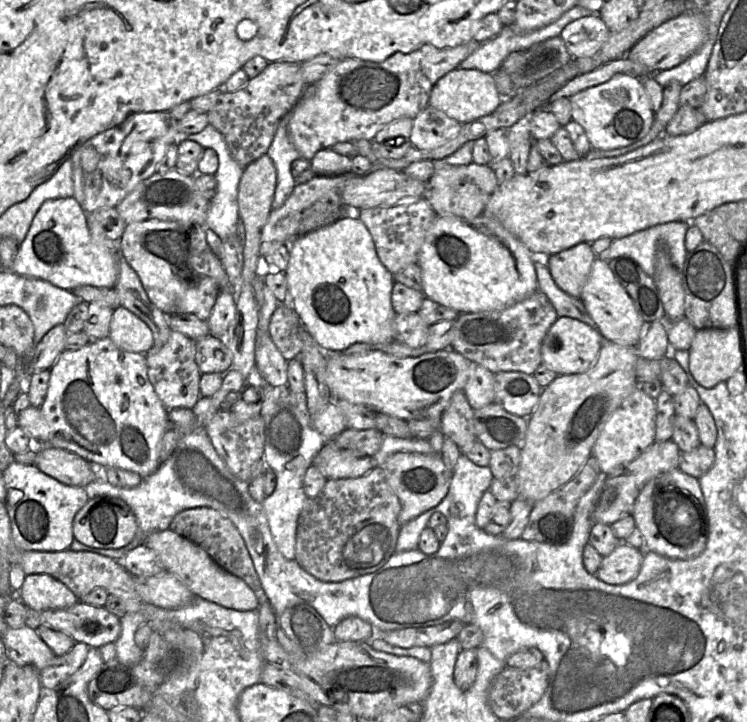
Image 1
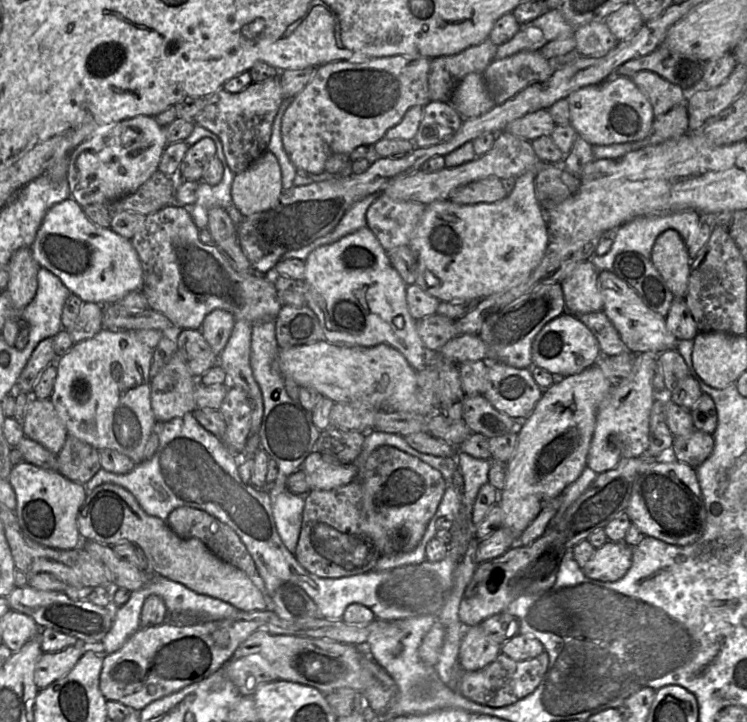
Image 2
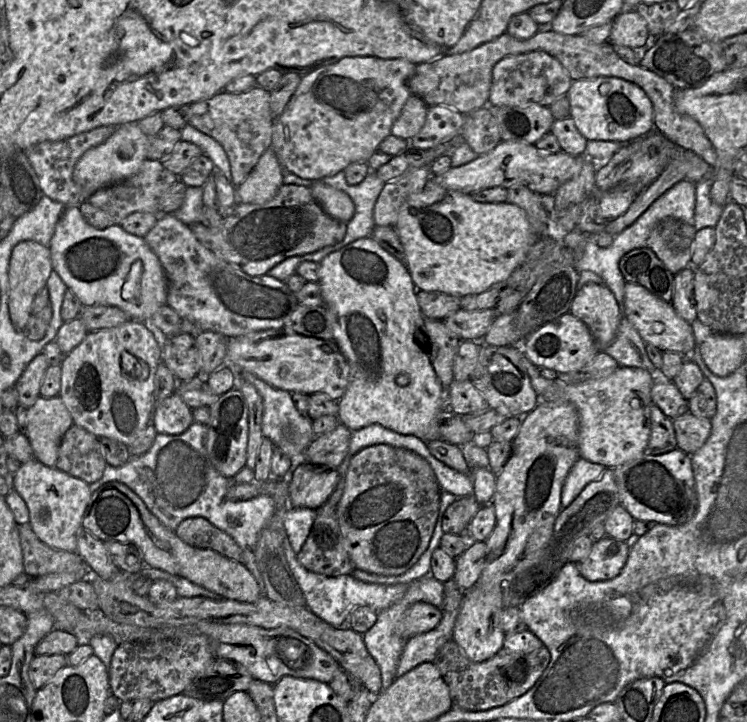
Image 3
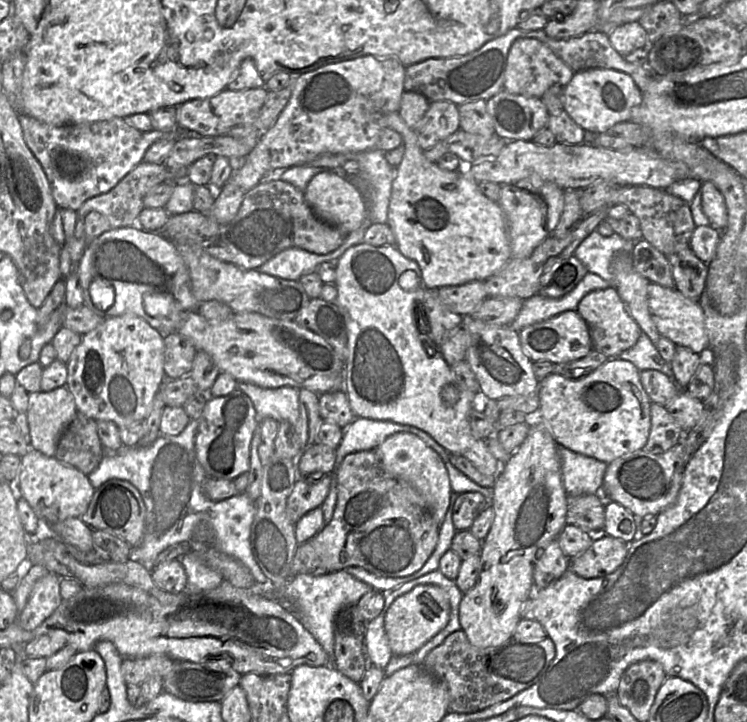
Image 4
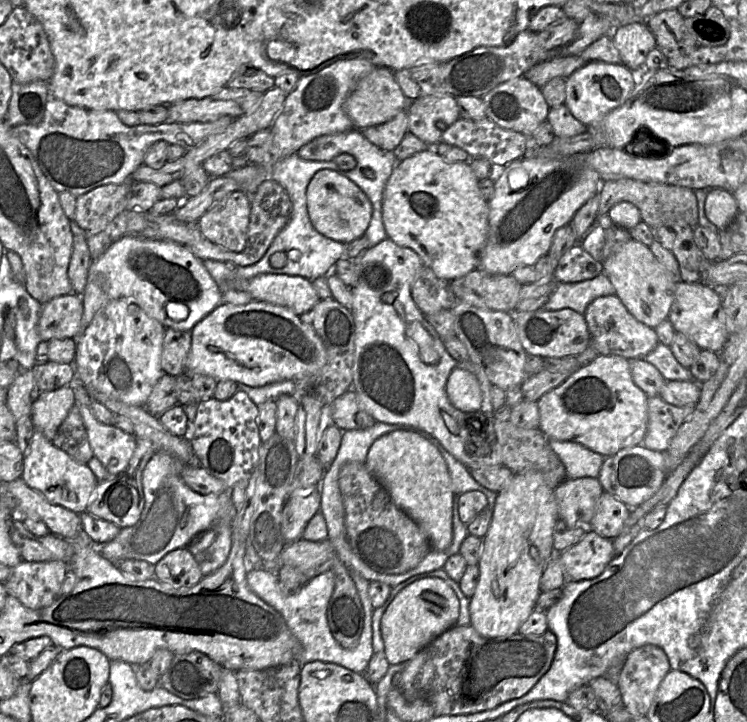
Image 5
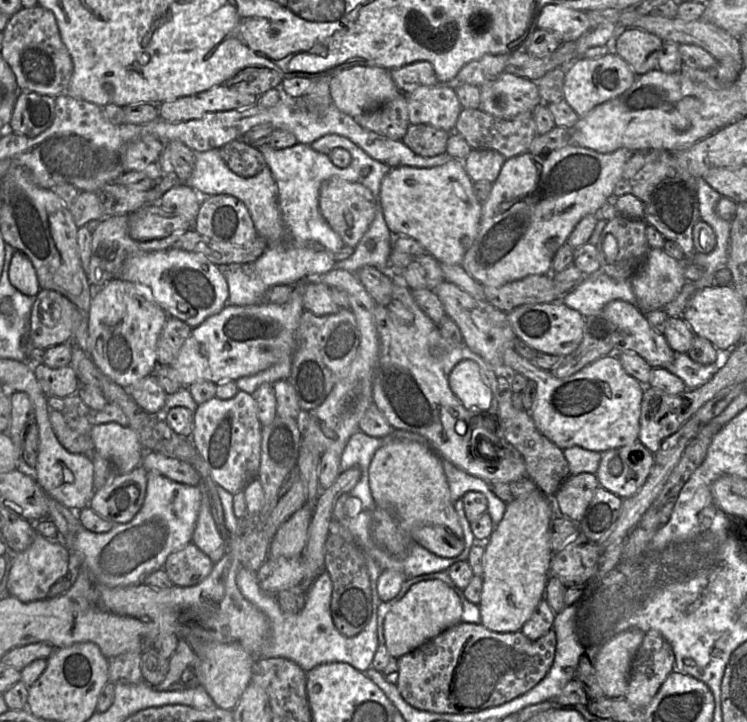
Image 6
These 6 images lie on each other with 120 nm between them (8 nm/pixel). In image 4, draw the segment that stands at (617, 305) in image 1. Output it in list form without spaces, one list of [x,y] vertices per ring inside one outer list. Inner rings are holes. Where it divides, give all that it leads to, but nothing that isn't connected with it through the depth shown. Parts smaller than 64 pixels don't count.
[[[658,284],[648,286],[648,307],[659,334],[668,338],[676,346],[689,348],[696,354],[708,350],[709,338],[705,328],[705,314],[699,302],[684,297],[675,288],[669,289]]]

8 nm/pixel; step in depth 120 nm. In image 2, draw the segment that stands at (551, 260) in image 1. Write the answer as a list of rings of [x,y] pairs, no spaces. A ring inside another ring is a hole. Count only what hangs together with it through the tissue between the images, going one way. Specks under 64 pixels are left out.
[[[591,260],[584,261],[561,282],[566,311],[574,316],[603,309],[599,271]]]

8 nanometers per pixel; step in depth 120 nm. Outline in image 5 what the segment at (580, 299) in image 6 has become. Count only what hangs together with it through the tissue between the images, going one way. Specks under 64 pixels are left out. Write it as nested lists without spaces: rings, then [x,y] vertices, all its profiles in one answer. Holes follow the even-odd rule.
[[[601,273],[582,282],[557,283],[543,308],[550,311],[569,308],[583,315],[588,305],[596,298],[615,294],[613,284],[604,273]]]

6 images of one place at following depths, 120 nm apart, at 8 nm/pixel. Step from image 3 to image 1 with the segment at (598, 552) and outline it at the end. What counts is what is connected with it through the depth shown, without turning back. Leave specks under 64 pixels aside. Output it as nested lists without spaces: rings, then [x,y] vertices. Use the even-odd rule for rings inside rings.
[[[620,542],[609,555],[602,557],[595,575],[603,582],[612,585],[630,582],[640,571],[644,551]]]

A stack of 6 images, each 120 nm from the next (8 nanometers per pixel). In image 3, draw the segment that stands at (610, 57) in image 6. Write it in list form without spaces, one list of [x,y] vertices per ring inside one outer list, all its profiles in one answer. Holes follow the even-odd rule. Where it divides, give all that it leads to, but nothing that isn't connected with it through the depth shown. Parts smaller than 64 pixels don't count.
[[[616,77],[576,80],[567,93],[571,118],[586,140],[613,141],[622,145],[654,130],[653,105],[636,84]]]

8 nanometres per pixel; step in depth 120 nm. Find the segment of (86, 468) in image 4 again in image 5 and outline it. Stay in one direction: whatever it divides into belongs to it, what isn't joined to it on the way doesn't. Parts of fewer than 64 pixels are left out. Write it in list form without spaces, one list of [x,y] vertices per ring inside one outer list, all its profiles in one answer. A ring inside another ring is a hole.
[[[76,405],[70,409],[68,415],[59,426],[52,442],[57,448],[66,452],[72,459],[79,463],[87,464],[88,461],[94,457],[84,426],[83,418],[79,408]]]

